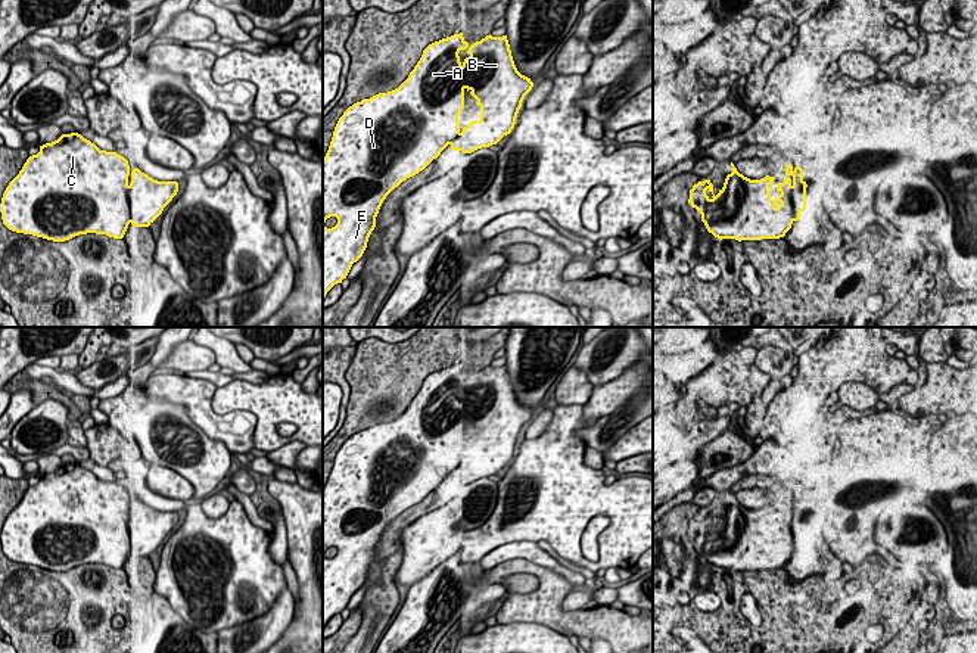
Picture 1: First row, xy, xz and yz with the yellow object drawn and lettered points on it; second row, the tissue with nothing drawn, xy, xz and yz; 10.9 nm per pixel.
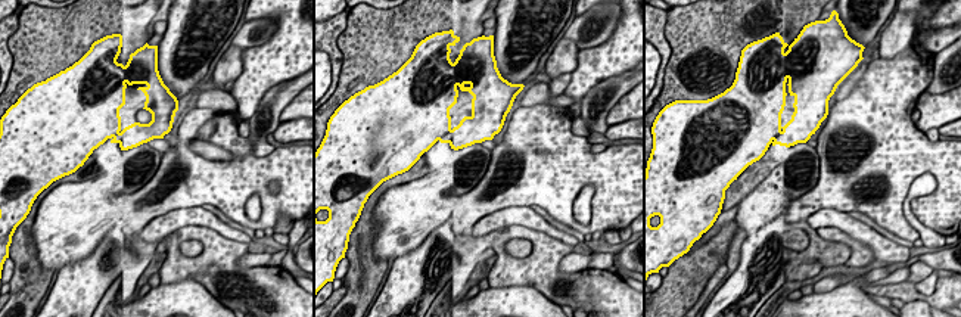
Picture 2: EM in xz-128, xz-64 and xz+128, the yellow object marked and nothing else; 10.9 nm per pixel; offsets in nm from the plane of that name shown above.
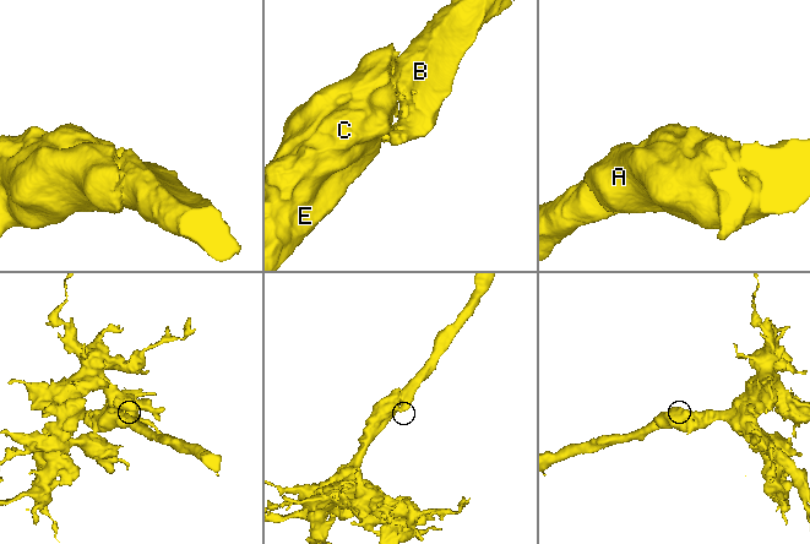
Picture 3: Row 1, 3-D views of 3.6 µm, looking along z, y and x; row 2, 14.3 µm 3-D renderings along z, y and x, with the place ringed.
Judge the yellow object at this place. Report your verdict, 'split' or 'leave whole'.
leave whole

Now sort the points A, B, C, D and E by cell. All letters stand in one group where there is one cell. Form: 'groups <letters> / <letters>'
groups A B C D E

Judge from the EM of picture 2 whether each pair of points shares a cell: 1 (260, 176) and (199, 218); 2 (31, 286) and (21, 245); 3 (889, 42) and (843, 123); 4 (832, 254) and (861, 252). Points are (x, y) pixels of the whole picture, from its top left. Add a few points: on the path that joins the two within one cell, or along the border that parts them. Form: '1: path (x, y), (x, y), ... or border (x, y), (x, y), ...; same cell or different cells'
1: border (202, 205), (171, 210), (168, 213); different cells
2: path (28, 276), (24, 255); same cell
3: border (911, 40), (892, 58), (876, 55); different cells
4: border (820, 236), (843, 242), (851, 249), (845, 264); different cells

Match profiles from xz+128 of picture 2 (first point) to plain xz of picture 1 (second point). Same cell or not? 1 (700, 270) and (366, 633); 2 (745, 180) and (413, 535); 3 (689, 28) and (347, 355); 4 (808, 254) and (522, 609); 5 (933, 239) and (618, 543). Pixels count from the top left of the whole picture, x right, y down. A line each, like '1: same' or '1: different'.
1: different
2: different
3: different
4: different
5: different

